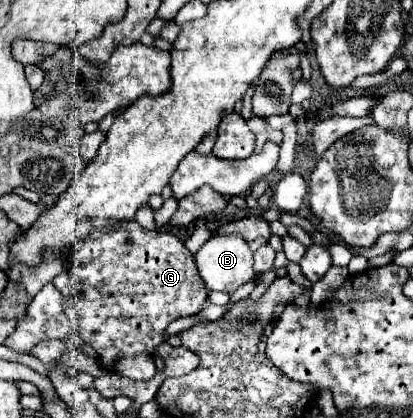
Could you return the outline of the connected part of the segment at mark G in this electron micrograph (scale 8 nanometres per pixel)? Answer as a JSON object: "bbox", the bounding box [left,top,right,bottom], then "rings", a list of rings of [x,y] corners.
{"bbox":[70,221,208,381],"rings":[[[136,221],[116,223],[78,243],[72,251],[70,273],[80,337],[98,351],[98,361],[102,367],[106,367],[110,373],[120,373],[136,381],[154,377],[156,365],[152,359],[152,349],[162,343],[166,327],[174,319],[200,313],[208,297],[208,289],[194,265],[194,255],[184,247],[184,243],[170,233],[148,231]]]}

